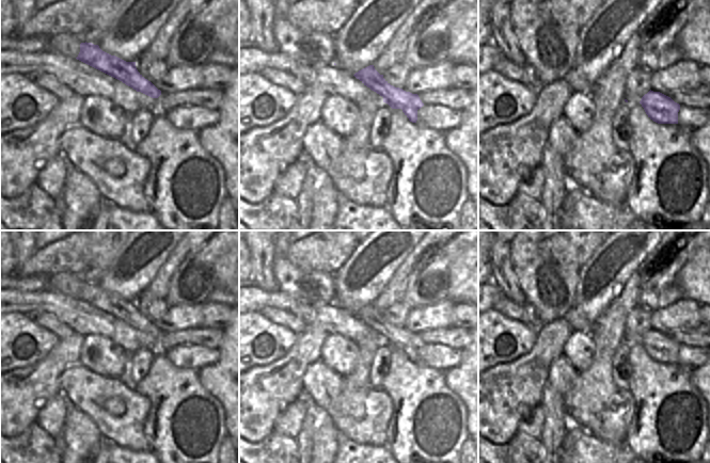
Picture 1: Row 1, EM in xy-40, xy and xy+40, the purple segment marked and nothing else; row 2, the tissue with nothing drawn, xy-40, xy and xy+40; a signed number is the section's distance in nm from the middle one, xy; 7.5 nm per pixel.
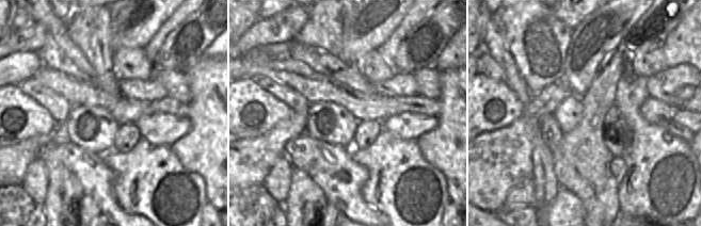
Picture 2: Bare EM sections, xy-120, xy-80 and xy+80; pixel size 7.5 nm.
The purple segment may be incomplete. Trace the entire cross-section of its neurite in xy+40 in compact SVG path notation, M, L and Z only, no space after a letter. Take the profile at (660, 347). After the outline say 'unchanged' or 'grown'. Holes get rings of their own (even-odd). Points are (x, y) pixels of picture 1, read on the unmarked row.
M650 329L642 336L640 342L653 361L658 363L678 363L680 344L670 336Z; unchanged

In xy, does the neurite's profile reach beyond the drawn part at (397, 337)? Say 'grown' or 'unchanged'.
unchanged

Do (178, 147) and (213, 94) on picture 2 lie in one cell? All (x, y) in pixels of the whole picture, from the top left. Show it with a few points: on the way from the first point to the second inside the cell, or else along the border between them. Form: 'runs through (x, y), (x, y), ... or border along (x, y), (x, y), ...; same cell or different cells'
runs through (192, 138), (213, 116), (213, 108); same cell

